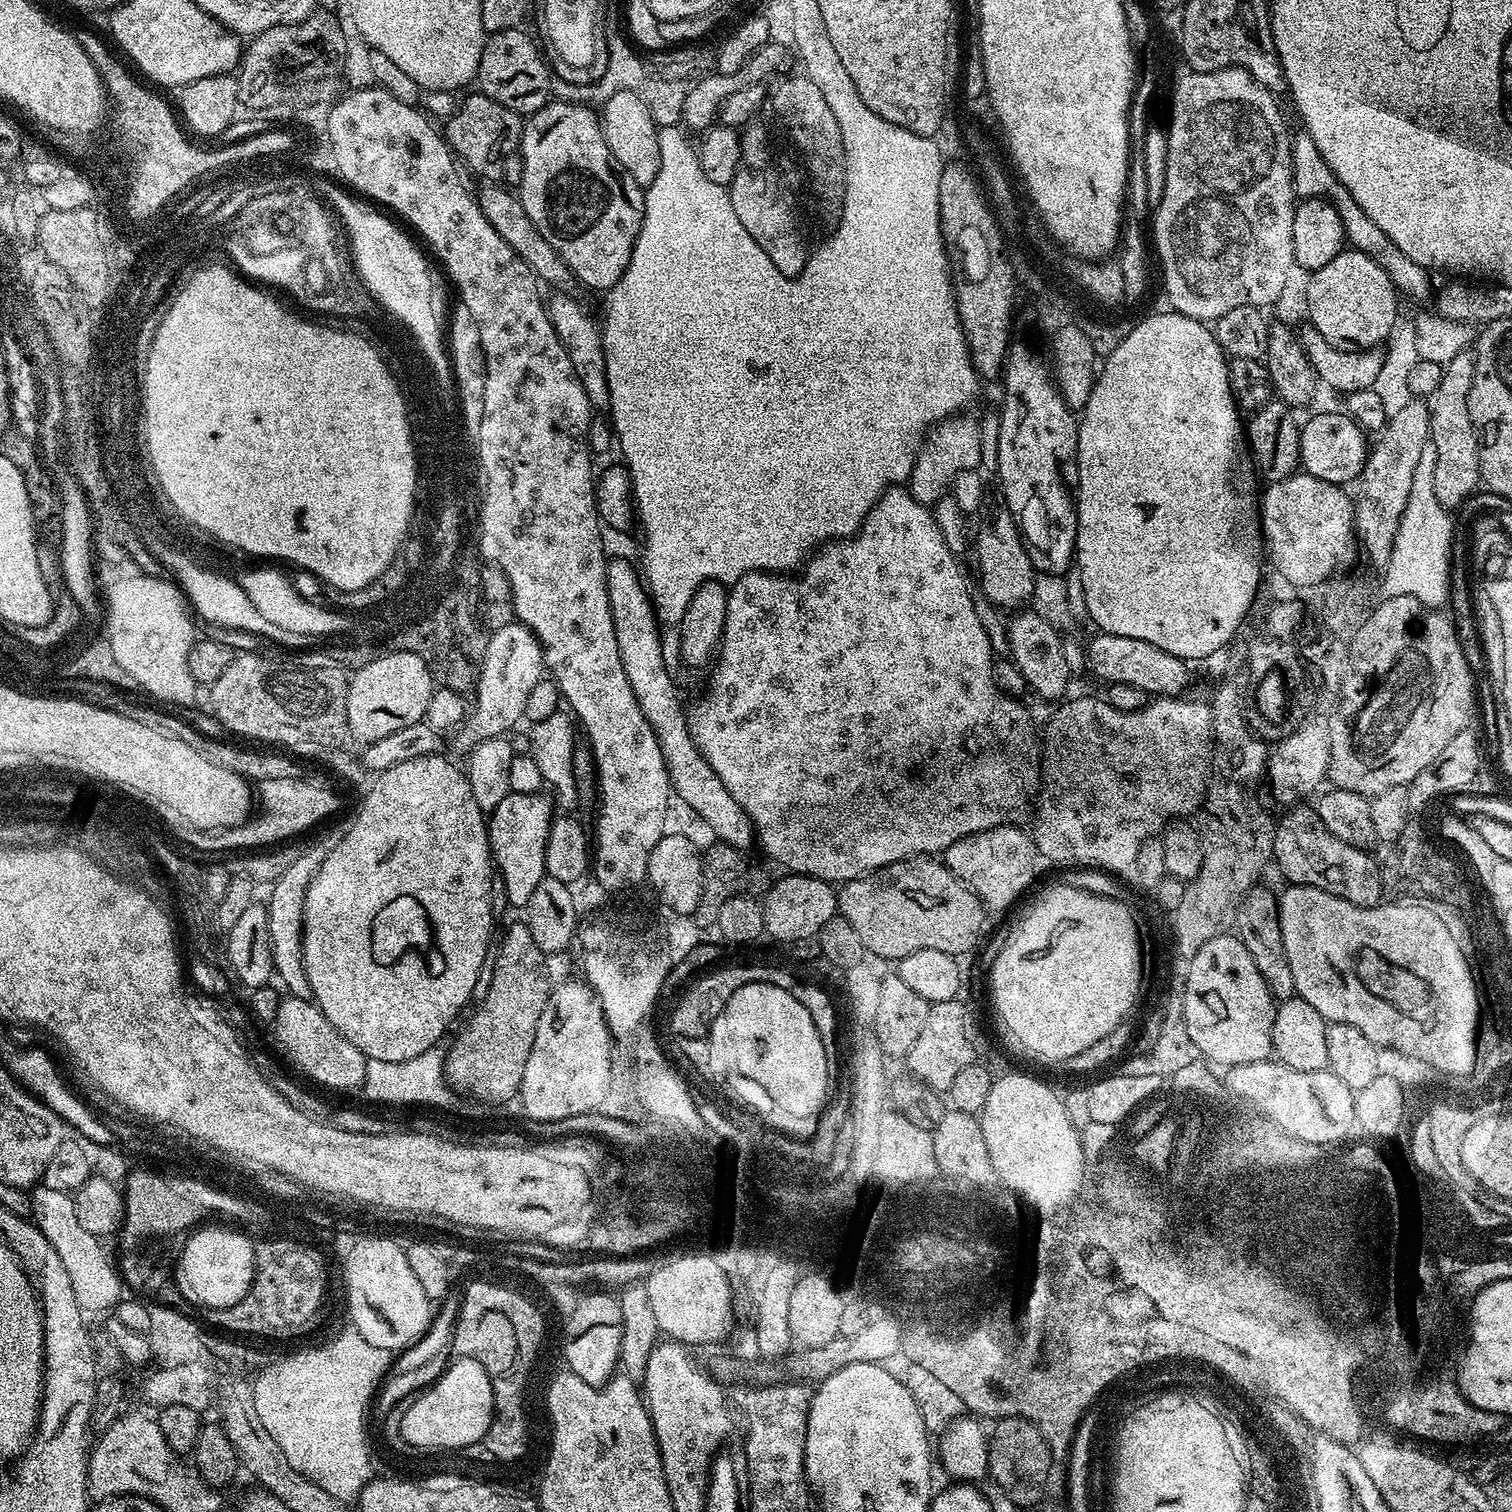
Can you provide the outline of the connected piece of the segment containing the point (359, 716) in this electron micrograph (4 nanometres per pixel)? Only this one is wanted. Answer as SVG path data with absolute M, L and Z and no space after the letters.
M402 652L399 656L380 660L360 672L352 687L351 704L346 712L349 733L353 737L357 736L360 742L367 742L386 738L386 734L394 734L394 730L421 723L434 691L428 668L429 663L418 654Z

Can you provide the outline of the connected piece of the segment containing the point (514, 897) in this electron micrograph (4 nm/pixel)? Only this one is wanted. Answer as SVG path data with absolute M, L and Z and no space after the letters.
M510 791L486 820L492 863L502 878L502 886L506 886L506 898L513 909L527 909L530 894L534 894L538 882L542 882L546 875L544 859L548 830L554 817L554 804L549 797L548 801L542 795Z

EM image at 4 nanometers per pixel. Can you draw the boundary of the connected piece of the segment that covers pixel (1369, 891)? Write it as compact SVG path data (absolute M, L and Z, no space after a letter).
M1289 807L1285 811L1288 813L1275 821L1270 837L1274 864L1280 867L1285 881L1326 890L1326 894L1334 894L1359 908L1374 908L1381 903L1381 865L1372 857L1373 853L1350 846L1350 842L1342 842L1342 838L1334 838L1334 834L1322 826L1322 818L1315 807L1300 807Z

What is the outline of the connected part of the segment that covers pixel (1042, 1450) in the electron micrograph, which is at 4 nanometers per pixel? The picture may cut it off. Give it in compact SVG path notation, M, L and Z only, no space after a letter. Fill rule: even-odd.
M1006 1417L995 1421L988 1437L988 1476L1004 1491L1004 1496L1020 1508L1039 1505L1045 1499L1046 1478L1054 1466L1052 1450L1042 1433L1022 1417Z

